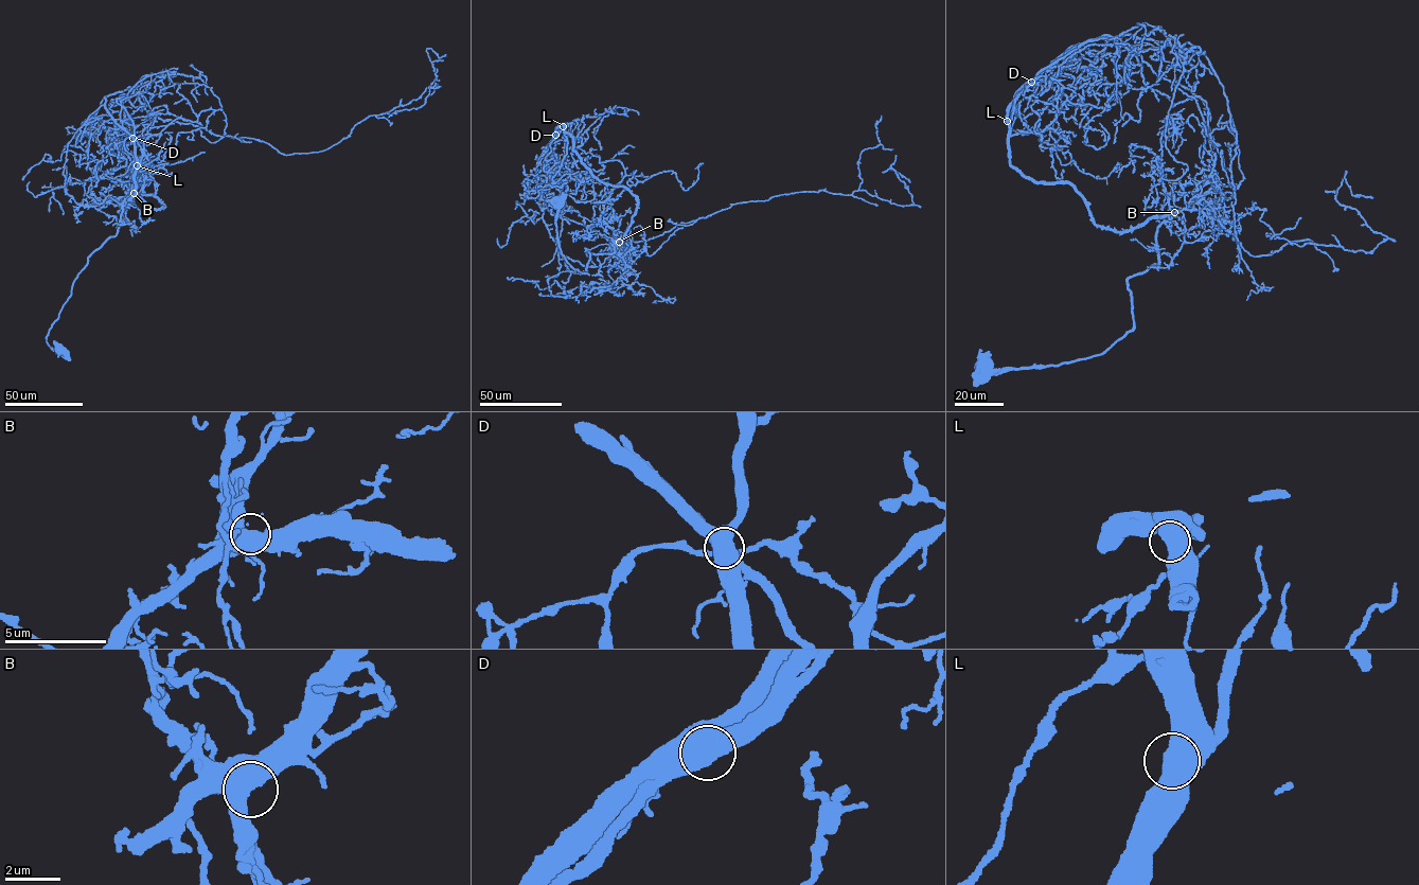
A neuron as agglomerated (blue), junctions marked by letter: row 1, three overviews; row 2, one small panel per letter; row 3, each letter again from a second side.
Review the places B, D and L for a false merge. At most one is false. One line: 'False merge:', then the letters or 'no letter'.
False merge: D

